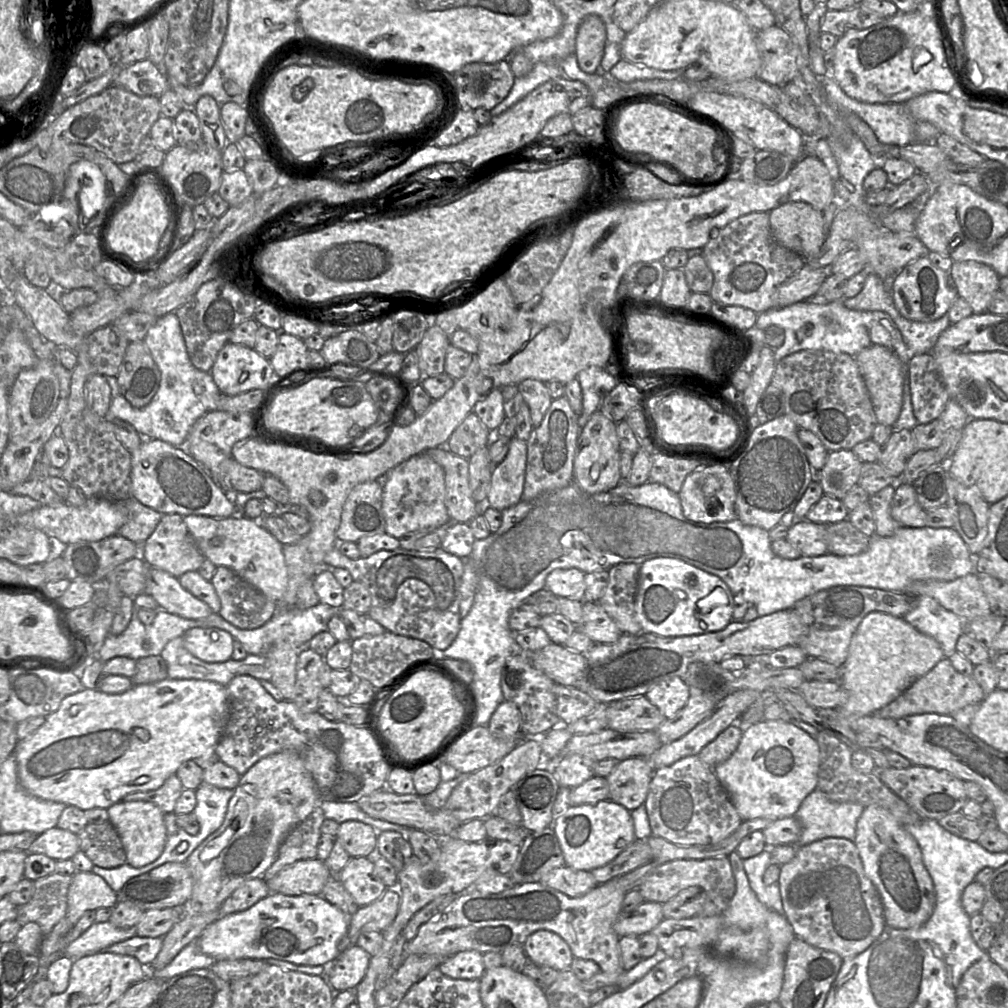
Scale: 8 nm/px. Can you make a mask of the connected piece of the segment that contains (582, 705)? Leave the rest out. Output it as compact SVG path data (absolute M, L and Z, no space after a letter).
M554 684L552 692L556 700L556 714L560 724L571 725L588 715L598 703L576 687Z

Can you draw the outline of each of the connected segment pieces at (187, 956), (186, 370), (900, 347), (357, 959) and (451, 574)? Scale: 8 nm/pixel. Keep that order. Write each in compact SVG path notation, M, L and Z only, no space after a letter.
M196 939L186 945L167 966L157 971L148 971L148 976L169 980L190 970L210 968L215 961L200 950Z
M175 312L159 317L148 330L143 341L161 373L159 388L151 401L142 408L133 407L121 394L115 396L110 403L108 418L117 418L130 423L142 436L142 442L145 438L153 438L177 447L183 446L191 427L201 416L216 409L216 403L222 393L214 382L211 372L201 371L192 364L187 353L180 322Z
M810 299L782 308L771 308L757 315L755 329L765 330L770 325L779 326L784 331L784 342L774 351L776 363L784 357L801 350L824 350L846 353L854 357L862 349L871 345L881 345L889 348L906 366L902 407L897 420L892 425L892 429L893 431L911 430L917 424L913 414L908 382L908 362L913 355L905 344L893 319L886 312L852 310L843 304L843 300L829 302Z
M350 945L335 961L325 963L321 977L335 992L355 989L366 974L370 958L363 948Z
M335 547L326 554L324 566L348 570L354 581L362 583L368 589L371 595L371 608L368 615L386 631L422 640L428 643L435 653L448 648L458 635L462 620L459 606L464 560L444 551L441 547L425 551L402 548L393 551L380 550L369 557L359 559L350 559Z

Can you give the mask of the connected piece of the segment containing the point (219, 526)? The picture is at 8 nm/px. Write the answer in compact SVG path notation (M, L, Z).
M239 512L228 518L187 515L183 520L203 556L216 567L231 569L274 602L282 600L288 585L283 545L259 521L239 515Z

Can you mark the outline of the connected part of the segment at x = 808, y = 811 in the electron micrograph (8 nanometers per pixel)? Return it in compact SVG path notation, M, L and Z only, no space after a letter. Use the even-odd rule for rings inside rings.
M816 788L794 815L801 826L796 847L825 838L844 838L854 842L856 825L864 808L858 803L833 802Z

